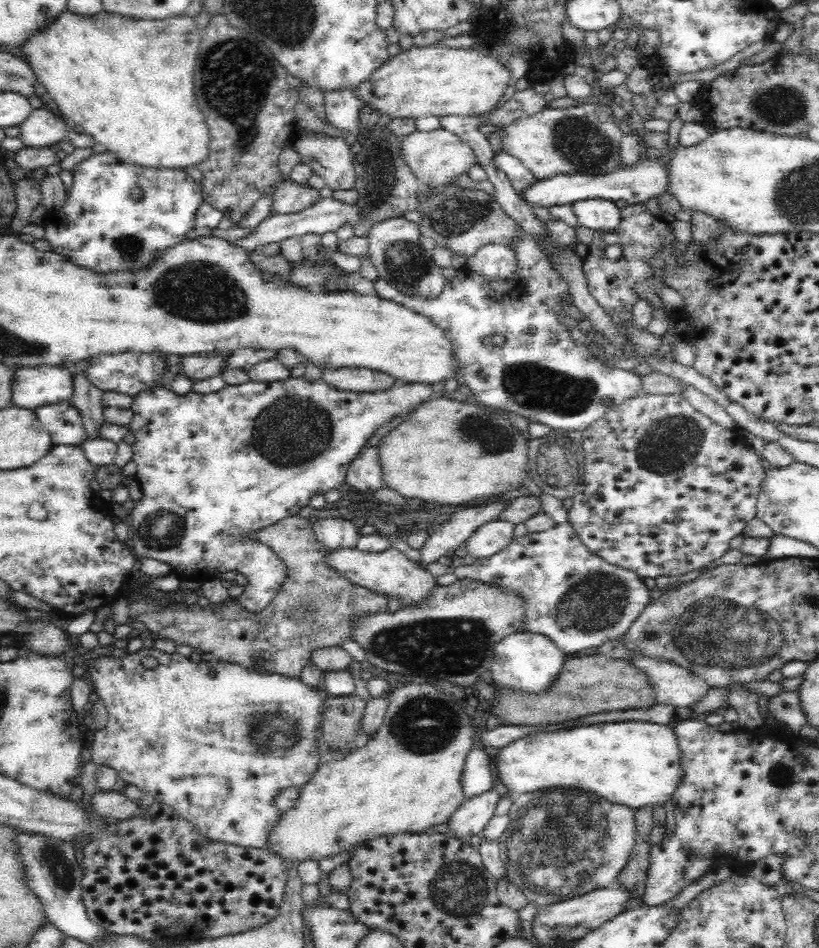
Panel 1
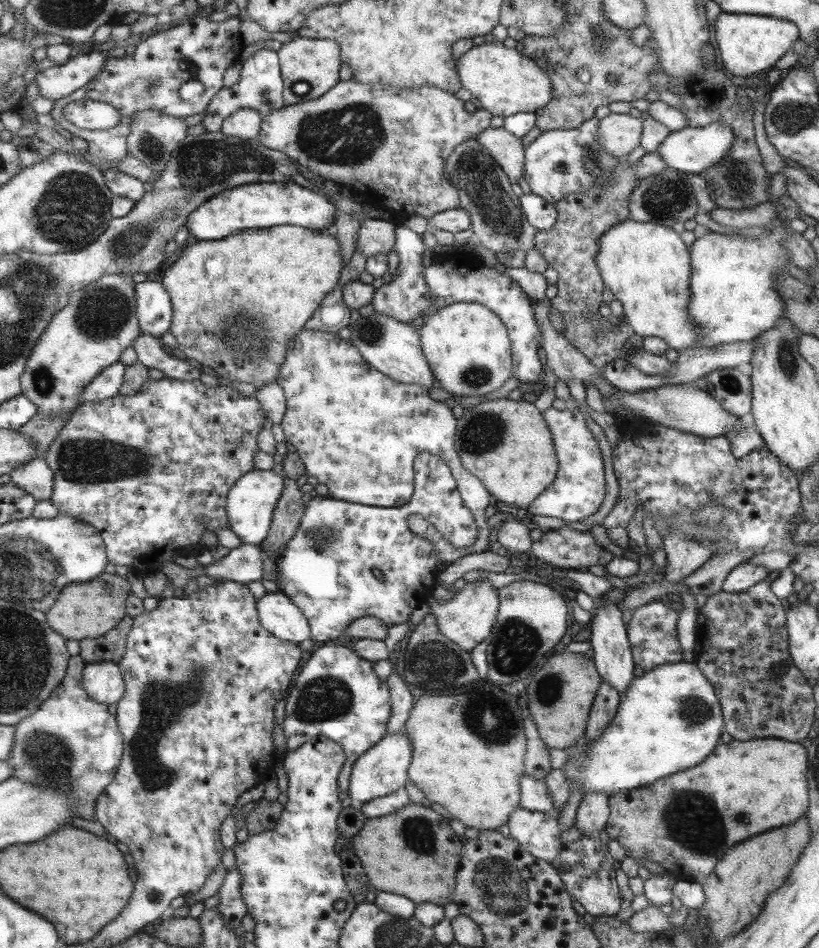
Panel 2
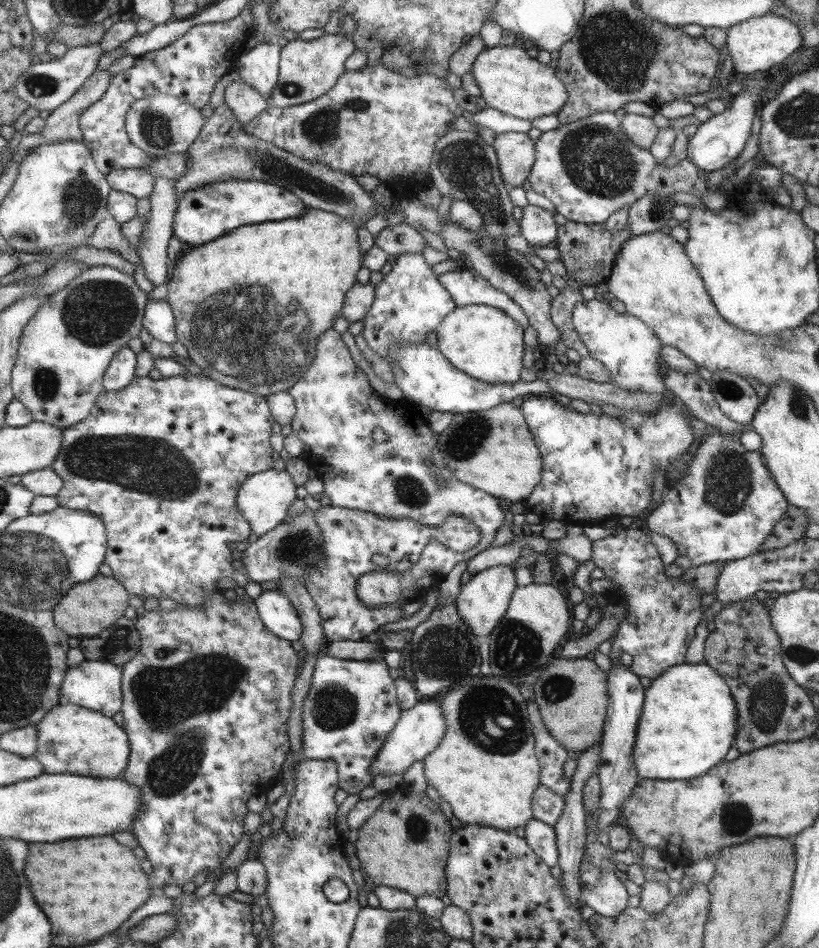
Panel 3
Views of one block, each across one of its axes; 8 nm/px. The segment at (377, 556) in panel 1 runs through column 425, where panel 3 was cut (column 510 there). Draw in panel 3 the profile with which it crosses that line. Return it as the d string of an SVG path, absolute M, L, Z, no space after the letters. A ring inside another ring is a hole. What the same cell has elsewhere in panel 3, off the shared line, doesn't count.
M495 566L488 570L476 573L469 582L460 588L459 595L454 601L457 615L467 629L478 639L486 638L493 628L503 619L508 604L512 599L512 593L516 590L514 572L507 566Z

